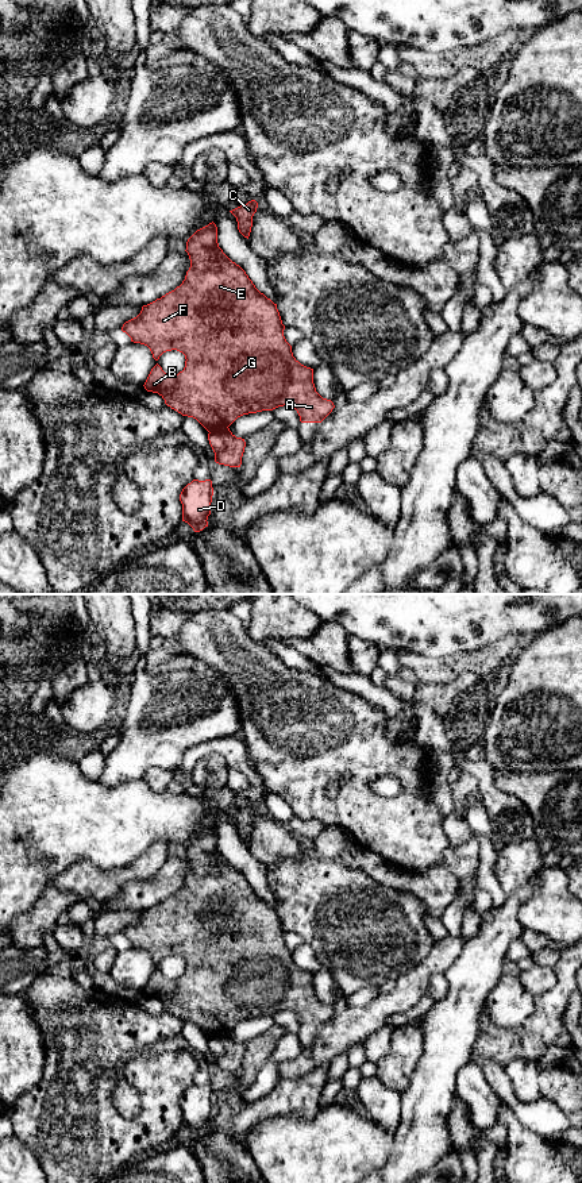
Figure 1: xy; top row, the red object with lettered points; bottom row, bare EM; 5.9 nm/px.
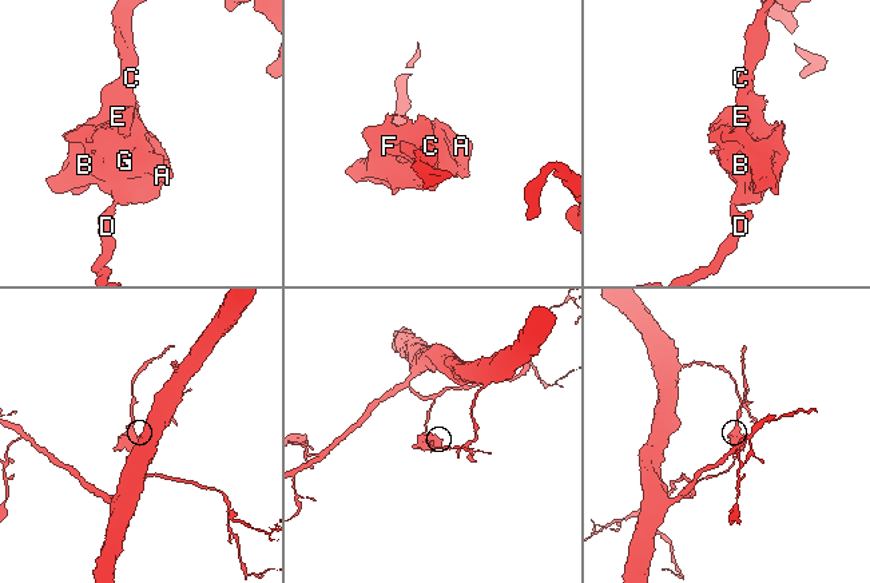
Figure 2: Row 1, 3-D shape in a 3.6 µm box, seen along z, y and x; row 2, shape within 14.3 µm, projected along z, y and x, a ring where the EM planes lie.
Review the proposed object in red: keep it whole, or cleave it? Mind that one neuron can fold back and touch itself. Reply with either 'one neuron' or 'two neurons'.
two neurons

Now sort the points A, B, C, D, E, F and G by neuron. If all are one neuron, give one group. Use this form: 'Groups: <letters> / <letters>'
Groups: A B C E F G / D

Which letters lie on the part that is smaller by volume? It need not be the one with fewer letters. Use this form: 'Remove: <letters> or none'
Remove: A, B, C, E, F, G

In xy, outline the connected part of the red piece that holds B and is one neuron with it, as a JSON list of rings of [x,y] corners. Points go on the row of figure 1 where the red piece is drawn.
[[[212,221],[197,230],[188,239],[185,251],[189,255],[190,267],[182,284],[161,298],[143,305],[136,317],[123,324],[122,331],[131,338],[131,342],[147,346],[155,361],[171,350],[185,355],[182,371],[170,375],[157,363],[143,386],[147,392],[158,393],[167,406],[182,416],[196,419],[208,432],[224,432],[226,447],[215,454],[215,462],[240,467],[246,442],[236,438],[228,428],[238,417],[289,405],[297,411],[301,423],[321,423],[335,405],[316,392],[313,369],[301,365],[293,357],[292,346],[284,336],[285,325],[277,304],[261,293],[246,271],[219,247],[216,224]]]

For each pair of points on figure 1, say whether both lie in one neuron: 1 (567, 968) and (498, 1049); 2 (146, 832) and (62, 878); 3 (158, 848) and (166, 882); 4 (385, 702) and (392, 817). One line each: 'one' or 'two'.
1: one
2: two
3: two
4: two

